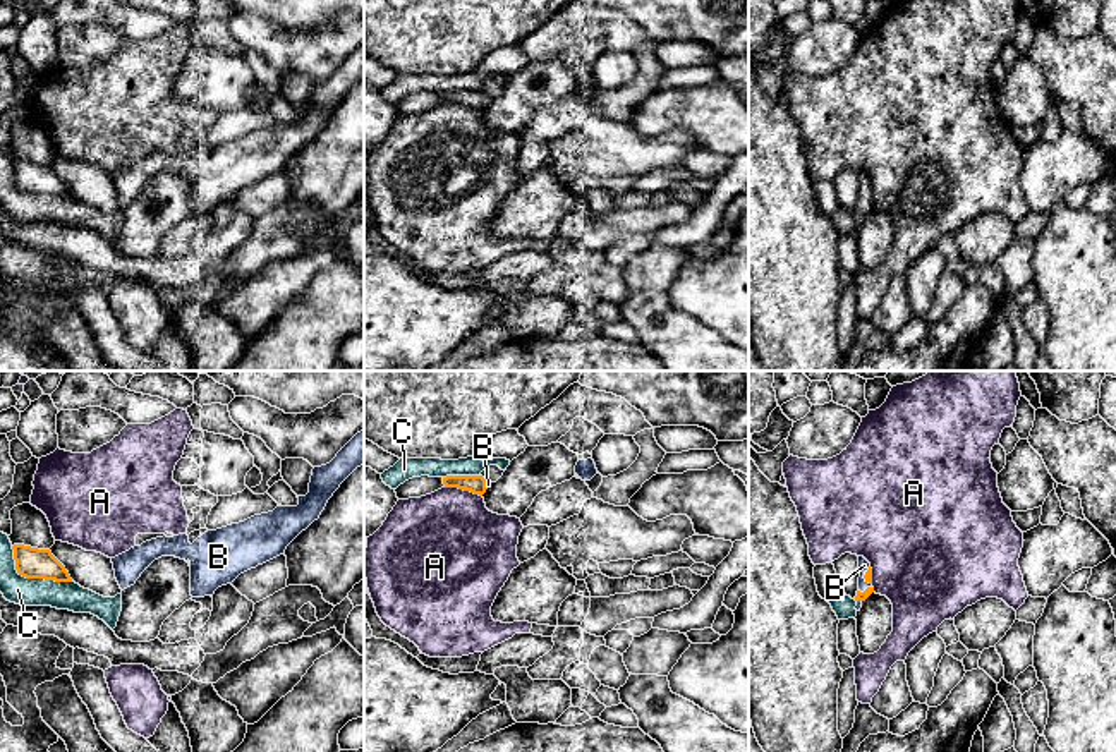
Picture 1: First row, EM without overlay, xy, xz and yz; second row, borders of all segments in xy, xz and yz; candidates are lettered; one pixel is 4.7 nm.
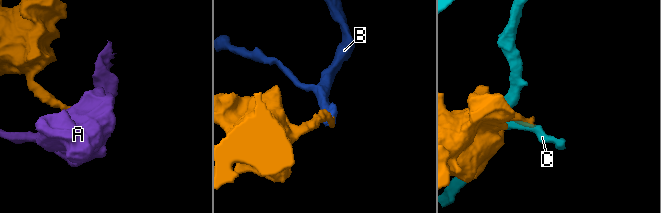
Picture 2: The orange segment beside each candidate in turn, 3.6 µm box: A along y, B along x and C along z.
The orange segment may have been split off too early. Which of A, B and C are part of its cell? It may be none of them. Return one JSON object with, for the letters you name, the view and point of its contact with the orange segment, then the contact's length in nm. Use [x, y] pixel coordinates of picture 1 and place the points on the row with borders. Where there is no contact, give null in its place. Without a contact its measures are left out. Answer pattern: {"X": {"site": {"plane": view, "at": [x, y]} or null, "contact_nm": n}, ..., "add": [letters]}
{"B": {"site": {"plane": "yz", "at": [864, 577]}, "contact_nm": 140}, "add": ["B"]}

